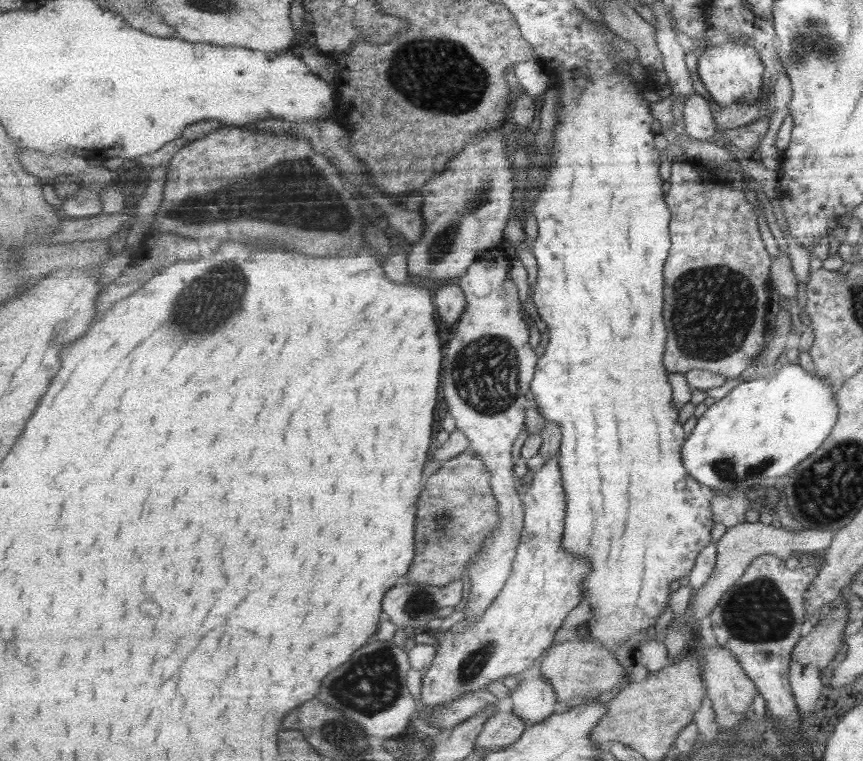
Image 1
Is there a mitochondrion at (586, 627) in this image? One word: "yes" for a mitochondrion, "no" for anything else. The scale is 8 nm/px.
no

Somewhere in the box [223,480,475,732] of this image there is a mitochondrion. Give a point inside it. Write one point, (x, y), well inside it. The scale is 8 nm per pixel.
(371, 685)

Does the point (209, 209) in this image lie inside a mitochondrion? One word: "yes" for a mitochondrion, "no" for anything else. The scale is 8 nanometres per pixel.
no

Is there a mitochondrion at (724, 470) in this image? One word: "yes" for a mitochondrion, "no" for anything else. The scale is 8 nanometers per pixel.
yes

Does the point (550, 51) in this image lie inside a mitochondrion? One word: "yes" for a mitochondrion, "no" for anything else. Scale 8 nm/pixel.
no

